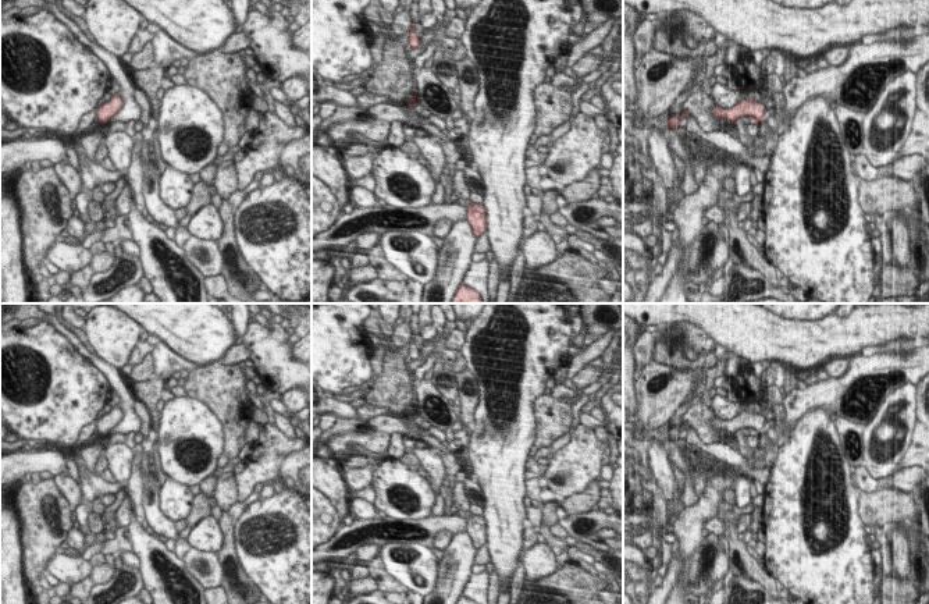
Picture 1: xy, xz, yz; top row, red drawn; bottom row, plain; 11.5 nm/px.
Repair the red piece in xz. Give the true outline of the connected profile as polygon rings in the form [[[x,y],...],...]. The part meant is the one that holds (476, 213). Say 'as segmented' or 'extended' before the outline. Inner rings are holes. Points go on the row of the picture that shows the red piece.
as segmented | [[[471,203],[467,209],[466,220],[470,223],[473,230],[473,235],[476,239],[485,232],[487,223],[485,223],[485,209],[483,205]]]

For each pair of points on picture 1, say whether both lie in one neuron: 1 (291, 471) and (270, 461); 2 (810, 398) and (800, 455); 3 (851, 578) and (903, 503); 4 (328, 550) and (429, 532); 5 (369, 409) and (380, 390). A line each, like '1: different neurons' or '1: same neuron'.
1: different neurons
2: different neurons
3: different neurons
4: same neuron
5: different neurons

